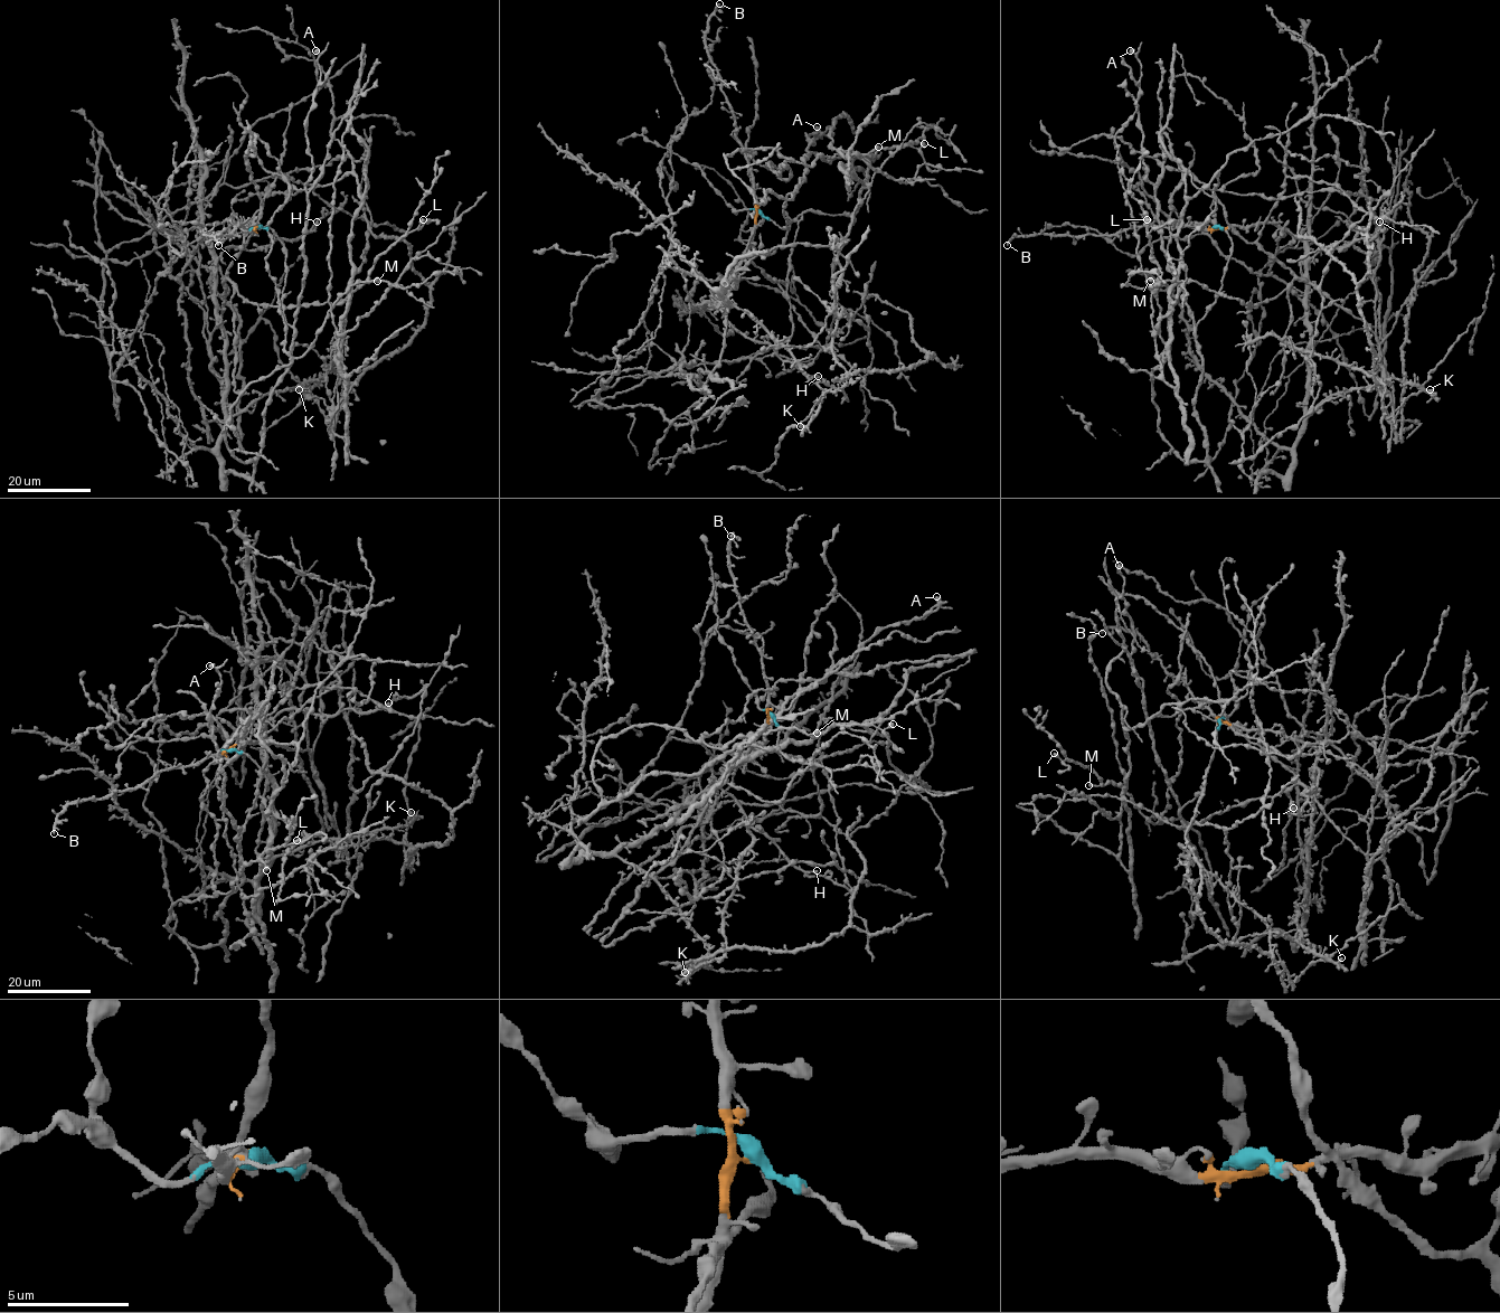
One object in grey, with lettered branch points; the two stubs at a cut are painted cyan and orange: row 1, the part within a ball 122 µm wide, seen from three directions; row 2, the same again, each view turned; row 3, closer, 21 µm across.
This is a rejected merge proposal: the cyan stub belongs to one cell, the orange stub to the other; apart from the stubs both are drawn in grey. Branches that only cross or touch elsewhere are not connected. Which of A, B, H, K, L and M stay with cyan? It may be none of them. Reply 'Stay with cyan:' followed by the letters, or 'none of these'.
Stay with cyan: A, L, M

